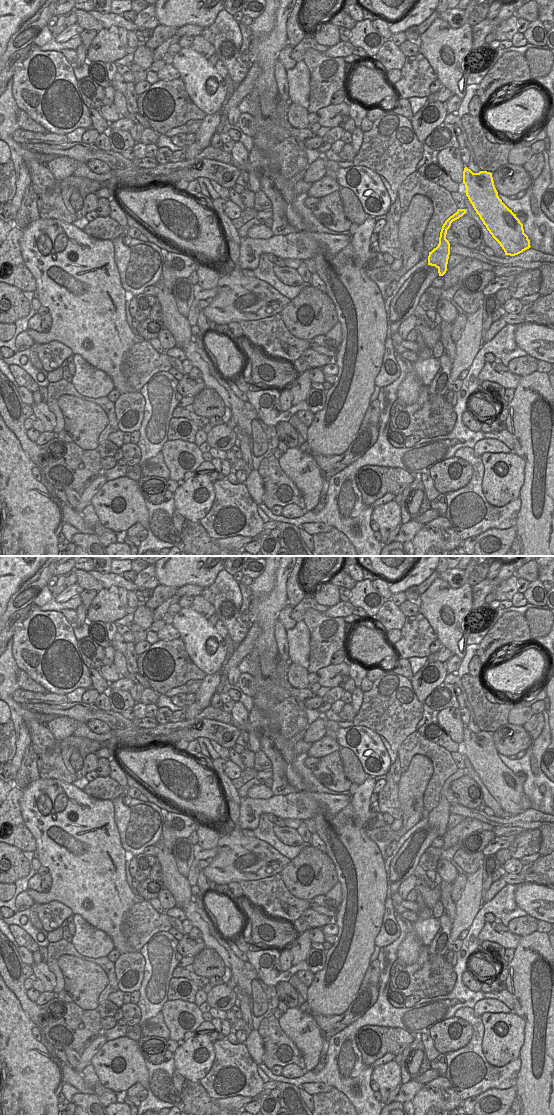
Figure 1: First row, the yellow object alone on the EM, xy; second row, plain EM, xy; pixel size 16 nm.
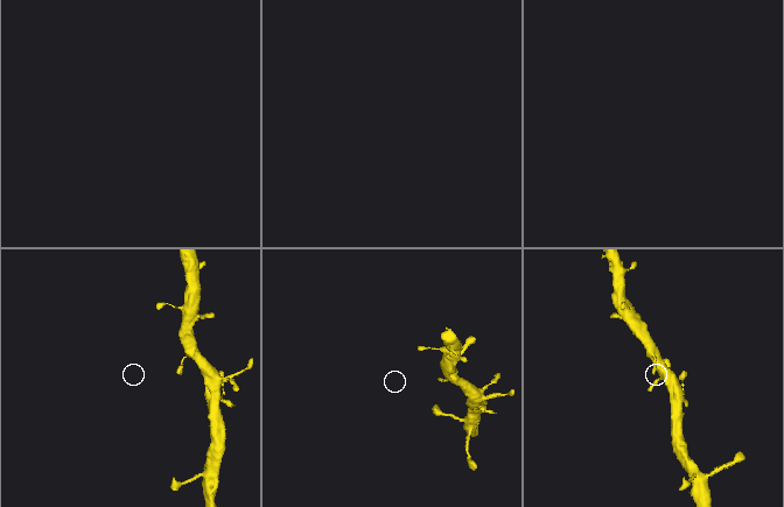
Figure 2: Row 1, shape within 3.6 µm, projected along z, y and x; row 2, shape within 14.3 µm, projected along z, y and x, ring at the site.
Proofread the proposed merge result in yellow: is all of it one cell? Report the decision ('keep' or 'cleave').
keep

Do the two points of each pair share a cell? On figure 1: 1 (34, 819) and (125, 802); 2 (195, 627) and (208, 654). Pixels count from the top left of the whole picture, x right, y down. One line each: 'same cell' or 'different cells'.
1: different cells
2: same cell

